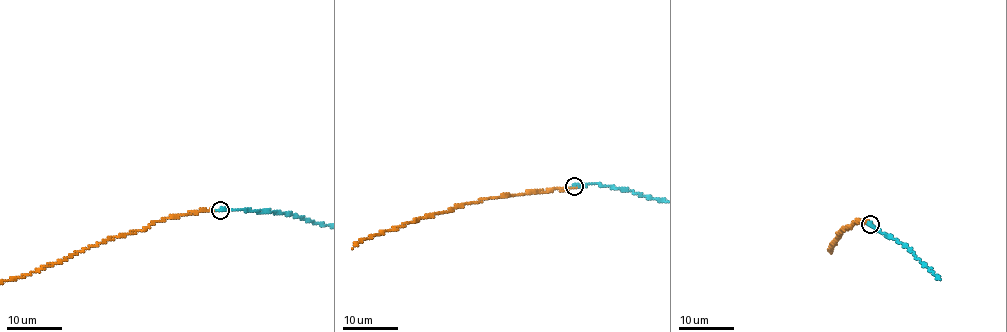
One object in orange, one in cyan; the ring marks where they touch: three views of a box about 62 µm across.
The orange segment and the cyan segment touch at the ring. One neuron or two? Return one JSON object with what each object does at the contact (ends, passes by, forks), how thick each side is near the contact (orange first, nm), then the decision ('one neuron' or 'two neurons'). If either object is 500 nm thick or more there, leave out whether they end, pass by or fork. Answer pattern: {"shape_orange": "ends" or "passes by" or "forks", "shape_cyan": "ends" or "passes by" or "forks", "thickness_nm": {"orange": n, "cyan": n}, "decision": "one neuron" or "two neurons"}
{"shape_orange": "ends", "shape_cyan": "ends", "thickness_nm": {"orange": 240, "cyan": 240}, "decision": "one neuron"}

